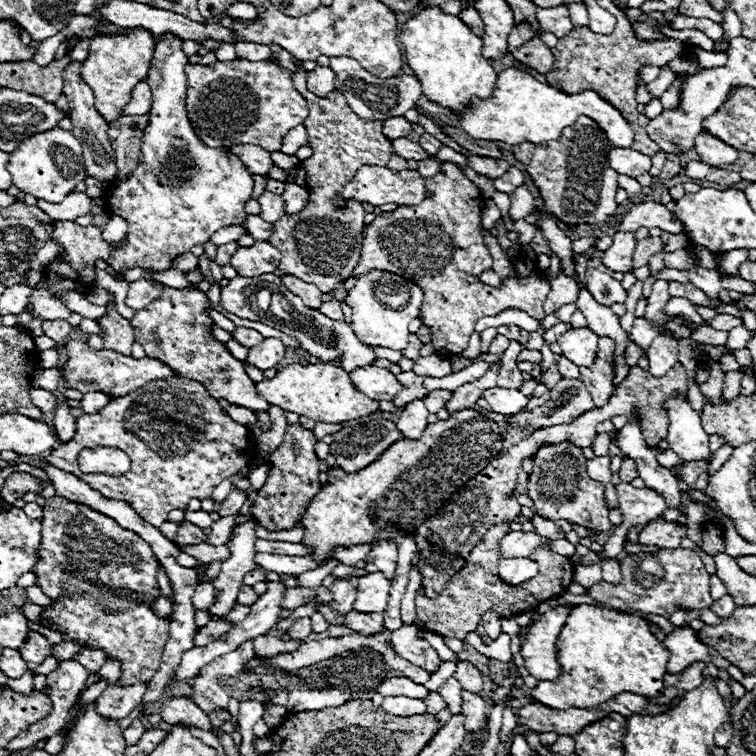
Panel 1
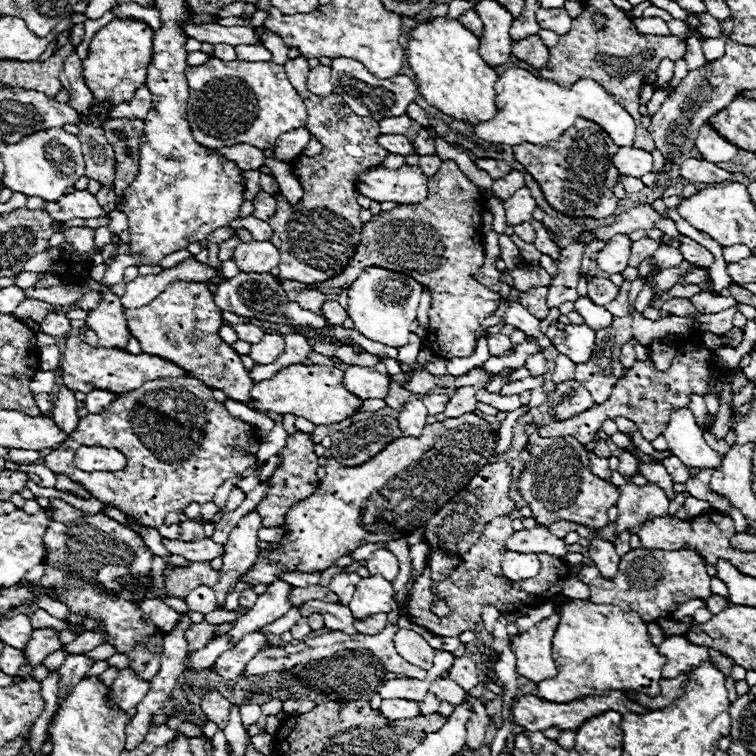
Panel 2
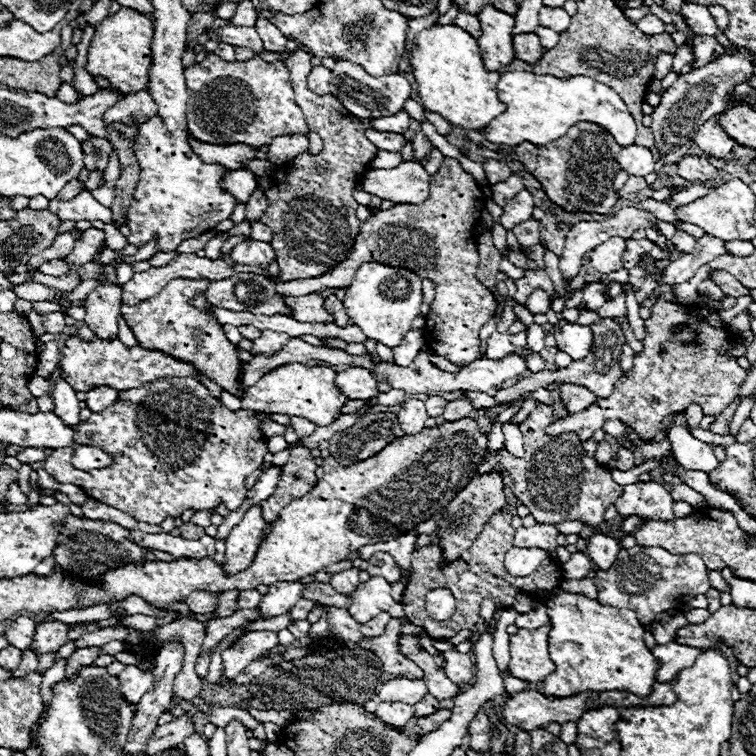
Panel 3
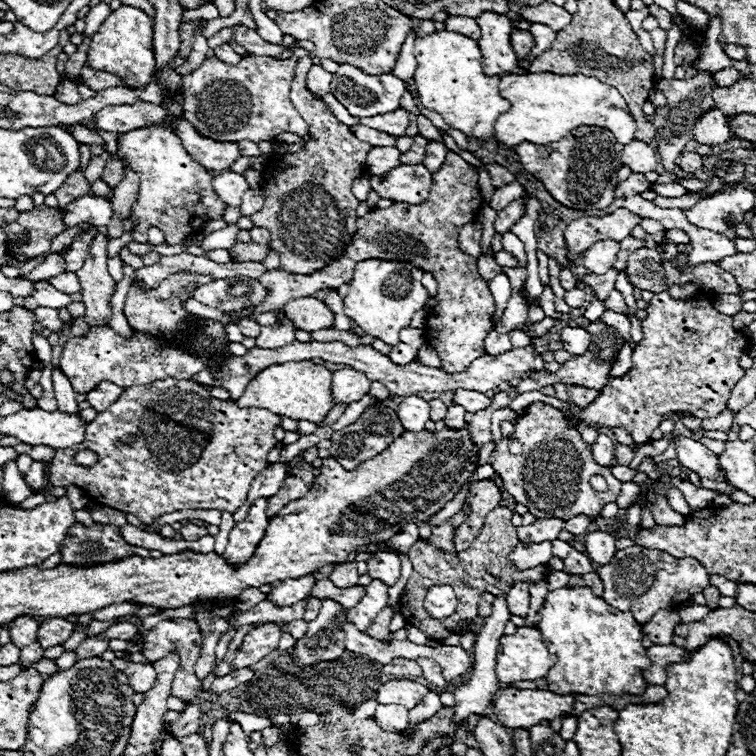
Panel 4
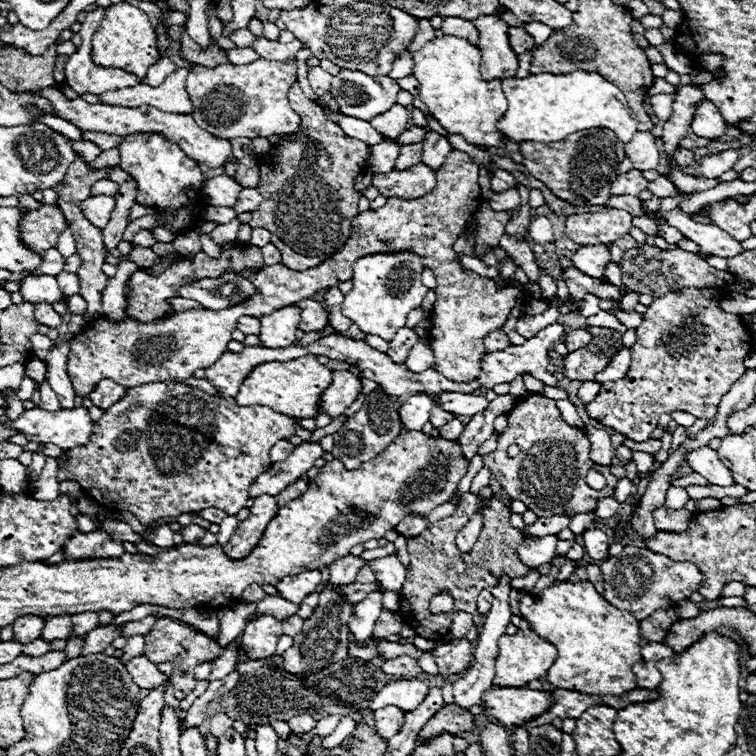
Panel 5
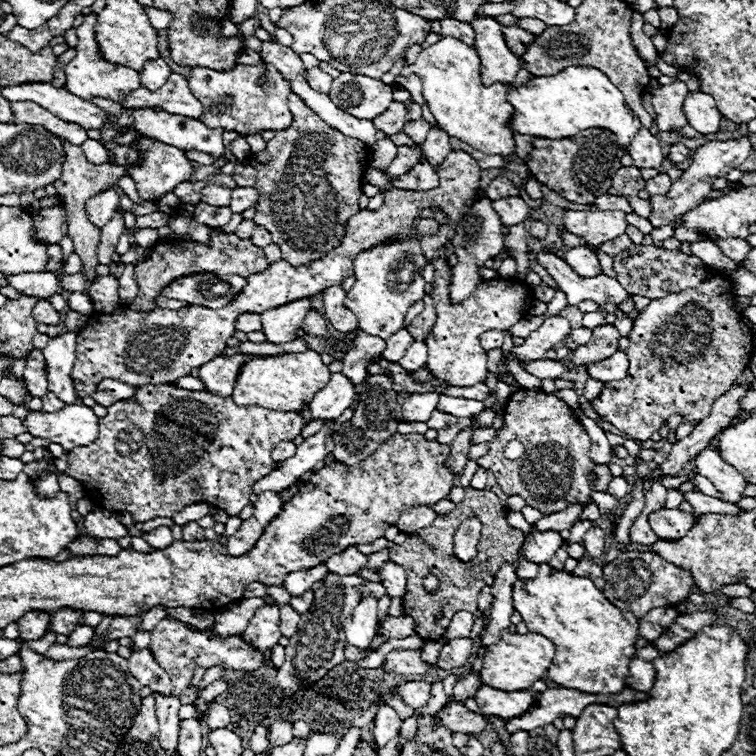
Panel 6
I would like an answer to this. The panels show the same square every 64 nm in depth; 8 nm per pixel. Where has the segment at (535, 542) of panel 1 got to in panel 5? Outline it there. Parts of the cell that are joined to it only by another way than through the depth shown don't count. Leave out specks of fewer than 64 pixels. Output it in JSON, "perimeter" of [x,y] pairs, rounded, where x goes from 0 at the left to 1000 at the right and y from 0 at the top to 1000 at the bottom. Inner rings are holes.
{"perimeter":[[[735,680],[735,683],[728,683],[728,685],[712,685],[706,693],[696,696],[690,701],[690,706],[693,706],[693,712],[698,712],[698,709],[720,712],[722,706],[738,706],[741,701],[751,698],[751,693],[754,693],[754,685],[751,683]]]}

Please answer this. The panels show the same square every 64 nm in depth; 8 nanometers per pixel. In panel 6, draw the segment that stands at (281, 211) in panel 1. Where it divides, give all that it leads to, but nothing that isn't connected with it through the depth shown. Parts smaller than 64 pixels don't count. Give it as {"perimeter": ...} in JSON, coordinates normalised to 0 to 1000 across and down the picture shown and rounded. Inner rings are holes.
{"perimeter":[[[310,249],[307,254],[307,280],[323,280],[328,275],[336,275],[341,270],[344,259],[339,254],[339,249]]]}

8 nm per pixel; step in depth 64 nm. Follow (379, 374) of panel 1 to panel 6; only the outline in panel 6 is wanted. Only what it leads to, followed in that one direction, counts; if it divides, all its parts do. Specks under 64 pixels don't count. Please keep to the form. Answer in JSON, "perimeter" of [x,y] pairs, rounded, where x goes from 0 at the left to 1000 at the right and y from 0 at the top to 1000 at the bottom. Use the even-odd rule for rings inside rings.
{"perimeter":[[[439,495],[437,505],[415,521],[410,532],[410,548],[415,556],[444,556],[468,529],[468,508],[455,495]]]}

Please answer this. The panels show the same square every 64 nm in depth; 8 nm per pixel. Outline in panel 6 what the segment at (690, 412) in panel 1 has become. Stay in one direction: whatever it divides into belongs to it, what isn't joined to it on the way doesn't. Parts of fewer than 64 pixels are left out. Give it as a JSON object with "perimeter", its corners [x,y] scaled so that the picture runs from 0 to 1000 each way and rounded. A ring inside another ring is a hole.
{"perimeter":[[[931,593],[929,598],[923,598],[918,606],[918,616],[921,616],[921,624],[926,630],[937,632],[947,643],[947,648],[955,651],[955,656],[963,664],[979,661],[979,651],[984,648],[987,638],[971,619],[966,619],[966,616],[960,616],[960,611],[955,611],[955,606],[950,603],[947,595]]]}

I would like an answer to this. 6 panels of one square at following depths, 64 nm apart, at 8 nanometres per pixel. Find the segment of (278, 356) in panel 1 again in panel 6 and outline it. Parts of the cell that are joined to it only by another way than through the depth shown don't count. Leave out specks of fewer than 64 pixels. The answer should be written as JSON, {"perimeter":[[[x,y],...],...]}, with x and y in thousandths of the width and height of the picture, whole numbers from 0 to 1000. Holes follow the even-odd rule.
{"perimeter":[[[399,394],[394,399],[384,399],[378,405],[368,405],[368,410],[354,410],[347,415],[347,439],[352,452],[357,455],[378,455],[392,447],[397,437],[399,421],[410,407],[410,397]]]}

